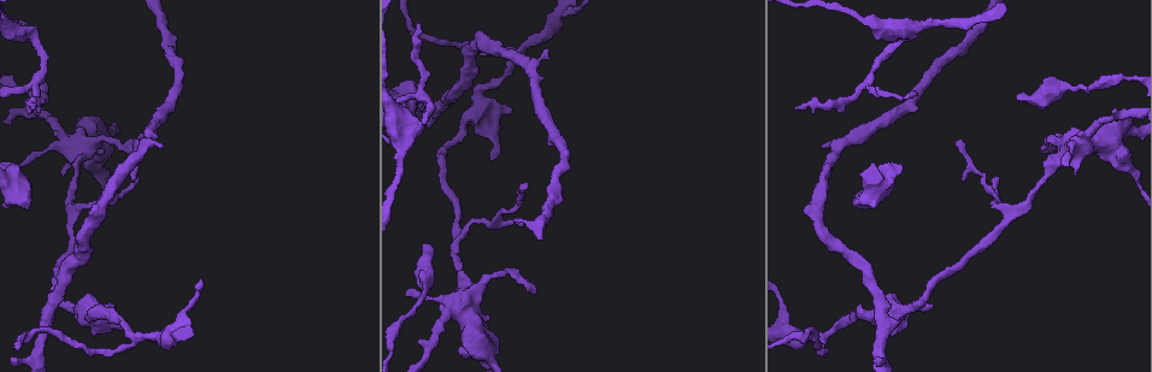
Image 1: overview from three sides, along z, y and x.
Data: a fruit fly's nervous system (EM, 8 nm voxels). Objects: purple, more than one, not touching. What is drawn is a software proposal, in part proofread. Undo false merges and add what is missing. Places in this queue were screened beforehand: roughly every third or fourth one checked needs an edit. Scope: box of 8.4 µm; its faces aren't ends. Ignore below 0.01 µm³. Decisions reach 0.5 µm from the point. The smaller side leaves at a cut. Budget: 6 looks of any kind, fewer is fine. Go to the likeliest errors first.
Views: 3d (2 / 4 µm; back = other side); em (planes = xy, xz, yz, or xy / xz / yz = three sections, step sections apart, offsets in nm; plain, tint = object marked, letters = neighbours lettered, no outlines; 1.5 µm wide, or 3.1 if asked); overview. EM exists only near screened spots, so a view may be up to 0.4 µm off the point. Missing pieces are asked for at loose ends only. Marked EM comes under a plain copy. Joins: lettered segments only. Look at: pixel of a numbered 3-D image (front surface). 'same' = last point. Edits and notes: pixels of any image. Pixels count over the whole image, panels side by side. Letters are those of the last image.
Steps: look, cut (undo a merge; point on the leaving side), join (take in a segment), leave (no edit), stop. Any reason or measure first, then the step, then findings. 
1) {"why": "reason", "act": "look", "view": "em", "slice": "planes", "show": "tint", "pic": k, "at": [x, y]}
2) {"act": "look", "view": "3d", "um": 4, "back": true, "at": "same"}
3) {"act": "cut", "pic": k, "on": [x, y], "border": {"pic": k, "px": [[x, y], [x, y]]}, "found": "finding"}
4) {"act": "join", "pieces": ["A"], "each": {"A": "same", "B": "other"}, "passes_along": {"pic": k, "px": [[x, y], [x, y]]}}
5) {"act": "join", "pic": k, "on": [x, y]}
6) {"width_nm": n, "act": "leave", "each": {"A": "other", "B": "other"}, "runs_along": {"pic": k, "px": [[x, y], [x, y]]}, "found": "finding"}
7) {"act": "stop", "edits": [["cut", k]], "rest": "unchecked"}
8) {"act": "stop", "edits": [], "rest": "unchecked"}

{"why": "branch stops here", "act": "look", "view": "3d", "um": 4, "pic": 1, "at": [853, 203]}

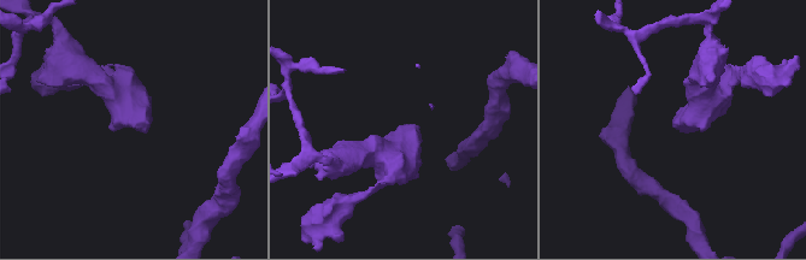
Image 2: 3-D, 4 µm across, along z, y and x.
{"act": "look", "view": "em", "slice": "planes", "show": "letters", "pic": 2, "at": [148, 123]}

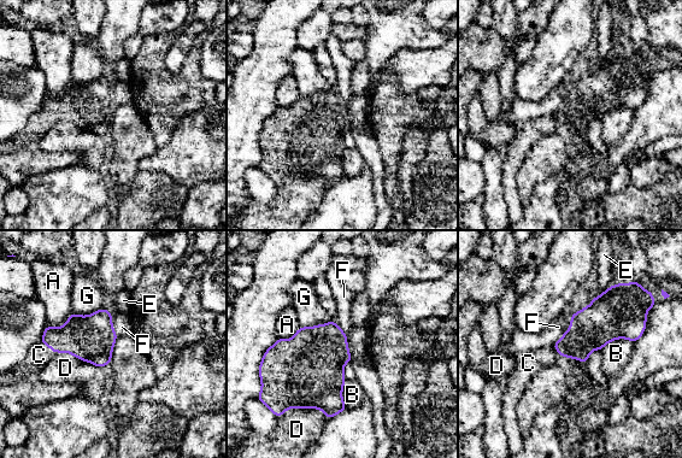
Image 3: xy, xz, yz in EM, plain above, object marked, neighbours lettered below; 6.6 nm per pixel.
{"act": "join", "pic": 3, "on": [39, 354], "each": {"A": "other", "B": "other", "C": "same", "D": "other", "E": "other", "F": "other", "G": "other"}, "passes_along": {"pic": 3, "px": [[84, 336], [48, 346], [39, 354]]}, "found": "the neuron continues"}

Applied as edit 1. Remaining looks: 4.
{"why": "thin end", "act": "look", "view": "em", "slice": "xz", "step": 8, "show": "tint", "pic": 1, "at": [32, 107]}

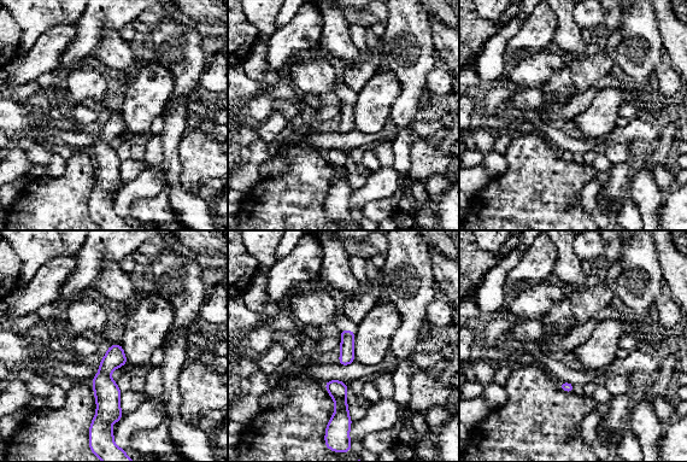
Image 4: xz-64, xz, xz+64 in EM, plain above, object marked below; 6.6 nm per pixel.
{"why": "another direction", "act": "look", "view": "em", "slice": "planes", "show": "letters", "at": "same"}

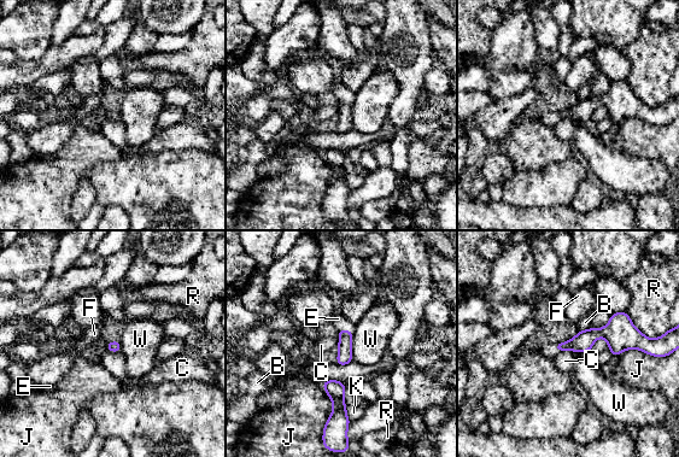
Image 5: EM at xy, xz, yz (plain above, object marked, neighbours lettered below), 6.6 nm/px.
{"act": "join", "pic": 5, "on": [339, 321], "each": {"B": "other", "C": "other", "E": "same", "F": "other", "J": "other", "K": "other", "R": "other", "W": "other"}, "found": "the neuron continues"}

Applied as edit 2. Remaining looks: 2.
{"why": "redraw", "act": "look", "view": "overview"}

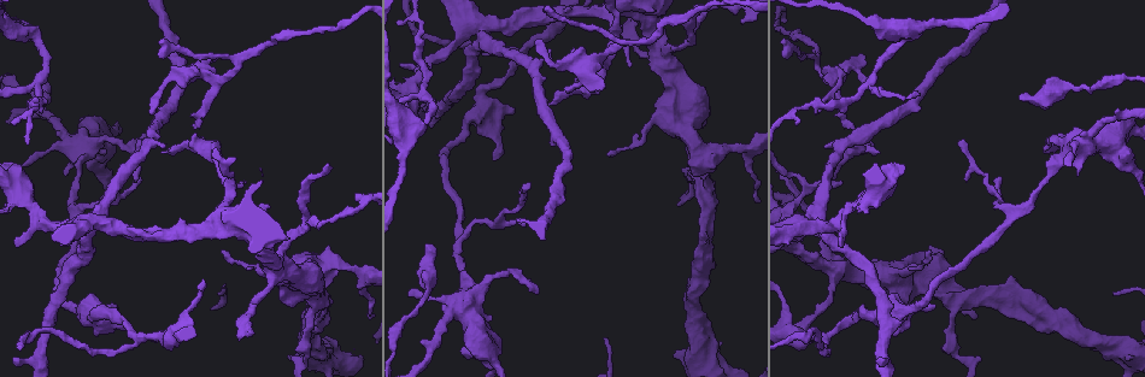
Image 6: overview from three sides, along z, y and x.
{"why": "branch stops here", "act": "look", "view": "em", "slice": "planes", "show": "letters", "pic": 6, "at": [509, 111]}

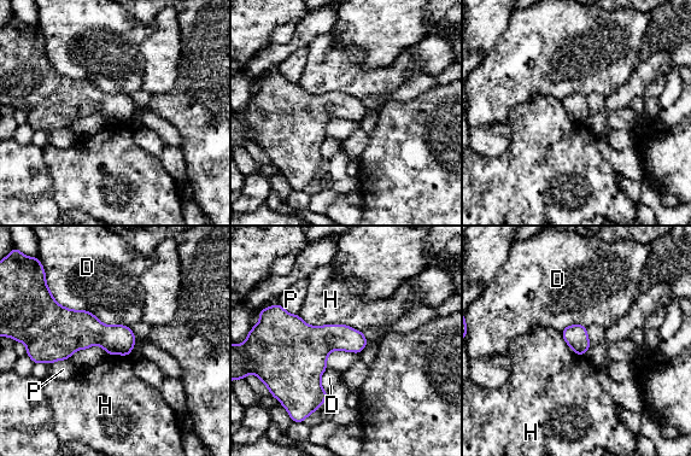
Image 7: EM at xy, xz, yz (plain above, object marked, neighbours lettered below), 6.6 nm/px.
{"act": "leave", "each": {"D": "other", "H": "other", "P": "other"}, "border": {"pic": 7, "px": [[298, 315], [309, 325], [362, 332]]}, "found": "none of them fits"}

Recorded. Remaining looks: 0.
{"act": "stop", "edits": [["join", 3], ["join", 5]], "rest": "unchecked"}

